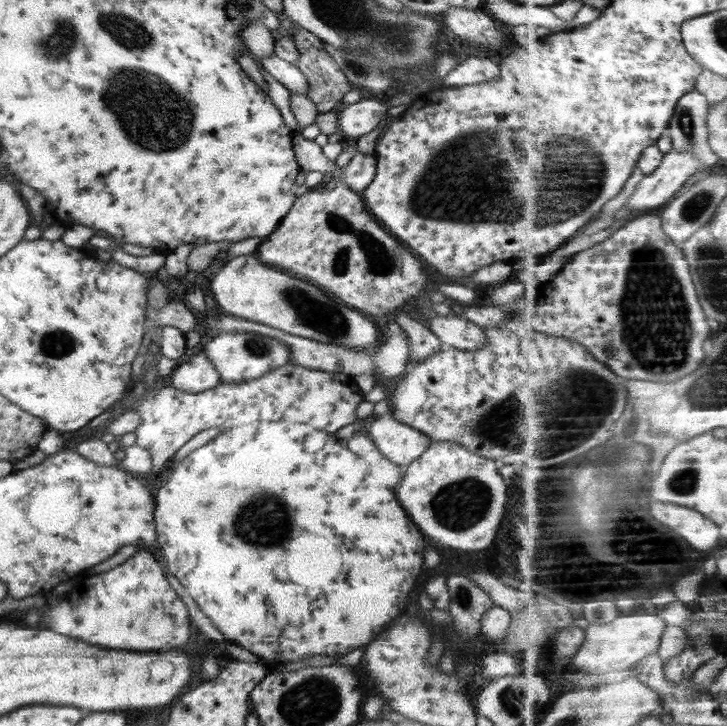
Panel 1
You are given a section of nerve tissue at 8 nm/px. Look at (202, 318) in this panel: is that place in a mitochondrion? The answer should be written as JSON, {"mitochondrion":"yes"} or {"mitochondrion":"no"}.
{"mitochondrion":"no"}

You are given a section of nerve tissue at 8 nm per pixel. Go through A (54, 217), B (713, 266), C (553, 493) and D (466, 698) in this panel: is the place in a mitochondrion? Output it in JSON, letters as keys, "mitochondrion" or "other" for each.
{"A":"other","B":"mitochondrion","C":"other","D":"other"}

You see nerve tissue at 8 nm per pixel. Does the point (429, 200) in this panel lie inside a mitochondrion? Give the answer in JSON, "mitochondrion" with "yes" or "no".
{"mitochondrion":"yes"}

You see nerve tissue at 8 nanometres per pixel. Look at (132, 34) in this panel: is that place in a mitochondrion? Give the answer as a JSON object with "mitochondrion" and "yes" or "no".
{"mitochondrion":"yes"}

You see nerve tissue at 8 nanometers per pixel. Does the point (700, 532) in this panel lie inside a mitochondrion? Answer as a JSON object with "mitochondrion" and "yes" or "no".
{"mitochondrion":"no"}

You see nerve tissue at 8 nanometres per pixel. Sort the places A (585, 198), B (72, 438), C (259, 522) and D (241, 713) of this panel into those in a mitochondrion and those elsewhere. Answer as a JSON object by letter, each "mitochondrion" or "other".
{"A":"mitochondrion","B":"other","C":"mitochondrion","D":"other"}

